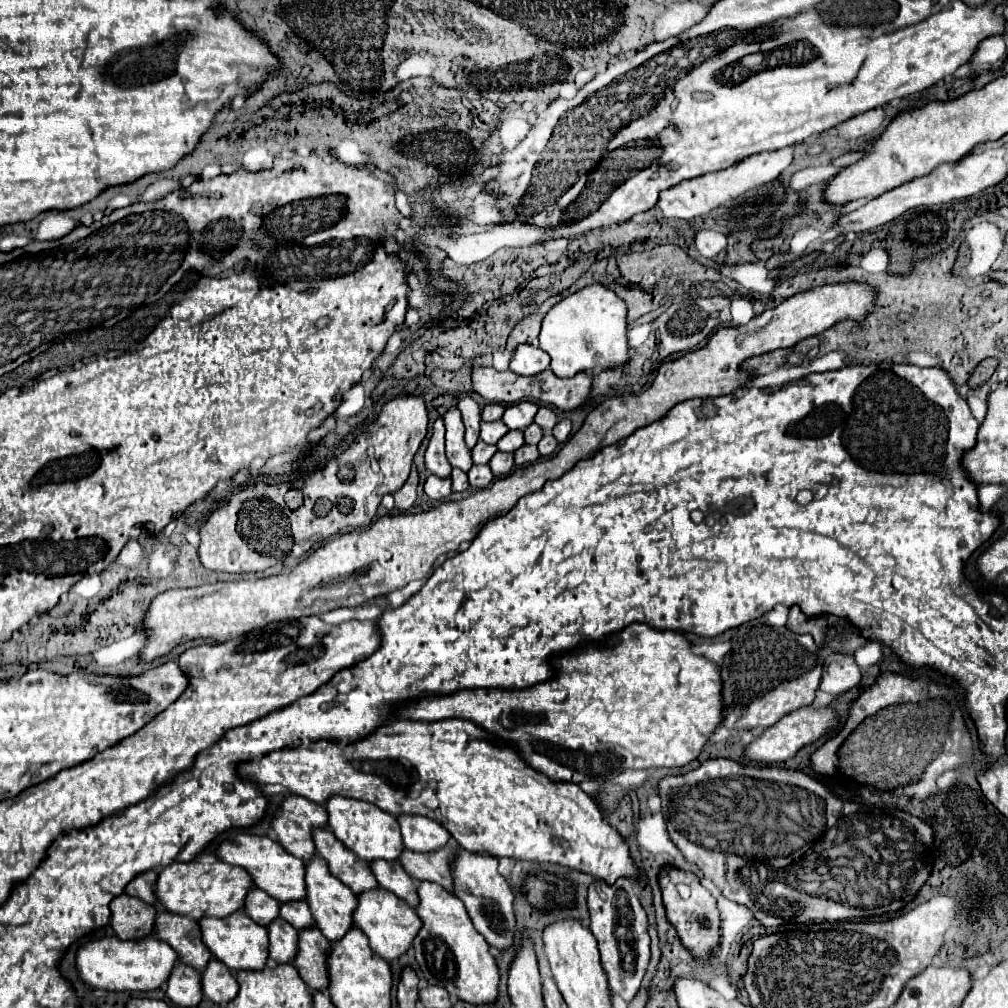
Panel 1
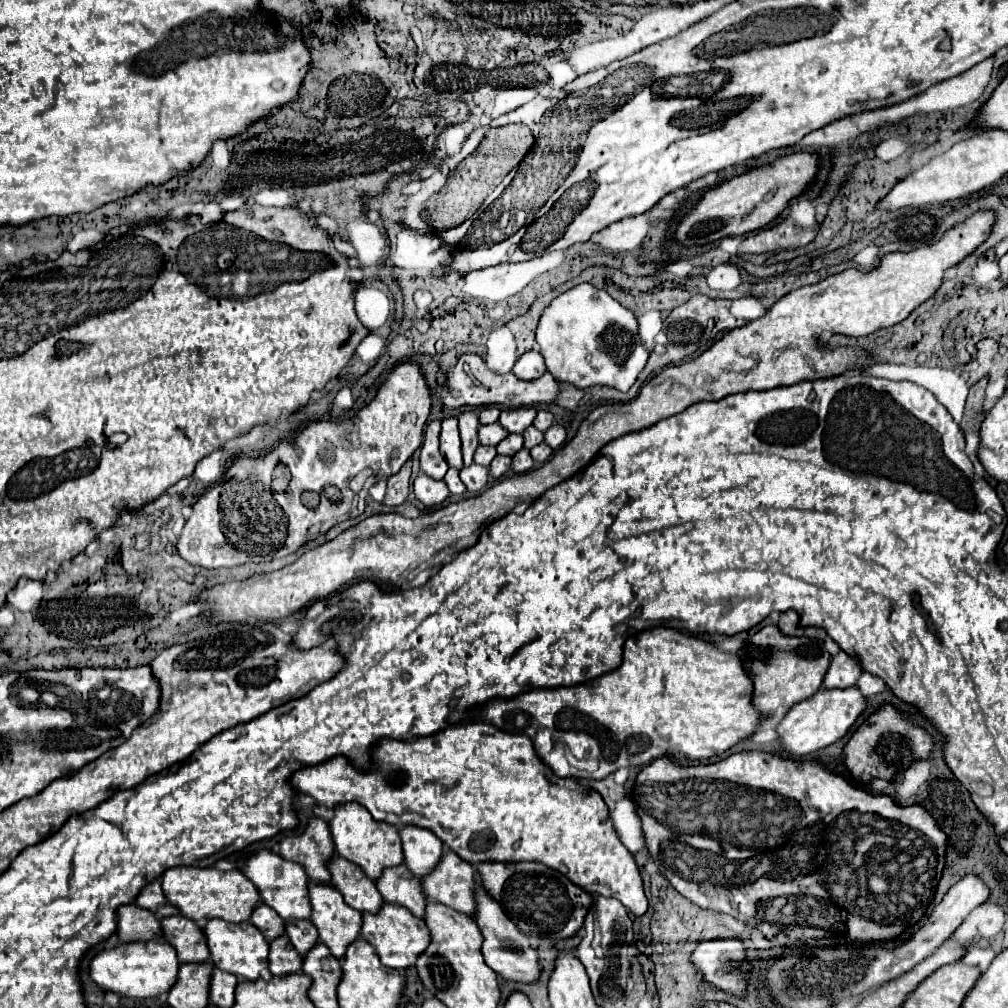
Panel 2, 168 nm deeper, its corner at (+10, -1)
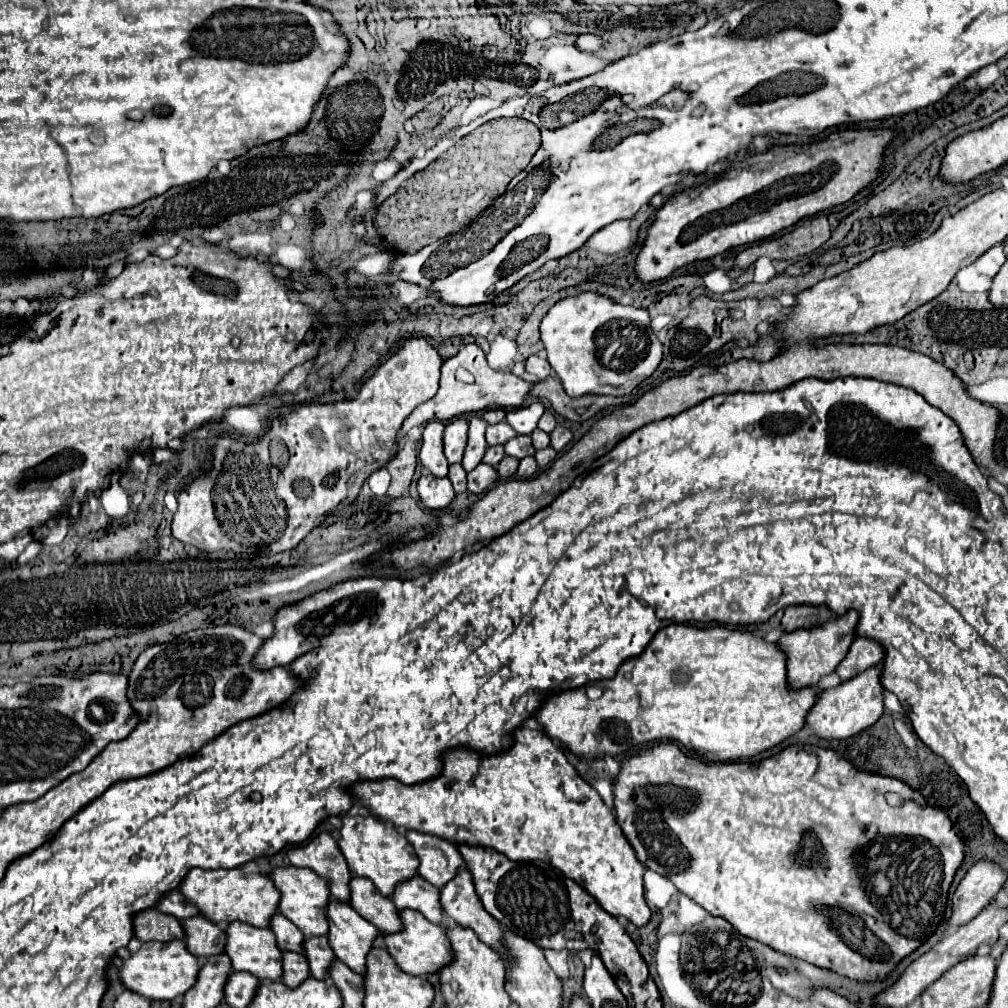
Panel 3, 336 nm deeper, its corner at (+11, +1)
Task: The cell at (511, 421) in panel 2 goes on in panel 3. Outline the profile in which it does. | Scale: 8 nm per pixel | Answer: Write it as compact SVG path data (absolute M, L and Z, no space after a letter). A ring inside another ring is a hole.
M533 402L529 406L521 406L507 412L507 422L517 434L531 434L537 428L541 414L545 412L541 402Z

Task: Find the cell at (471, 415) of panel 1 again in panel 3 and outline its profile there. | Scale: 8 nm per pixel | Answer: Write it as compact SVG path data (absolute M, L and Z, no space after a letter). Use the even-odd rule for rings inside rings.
M473 416L473 418L469 420L469 440L467 440L465 456L463 456L463 462L461 462L467 472L473 470L473 468L481 462L481 458L483 458L483 454L485 454L485 450L487 450L485 428L487 428L487 424L485 424L483 418Z

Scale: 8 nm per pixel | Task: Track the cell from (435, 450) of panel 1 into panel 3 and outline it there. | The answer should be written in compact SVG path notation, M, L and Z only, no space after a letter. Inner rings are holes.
M429 422L423 428L423 438L421 438L421 450L419 450L419 460L421 464L433 474L433 476L447 476L447 458L443 454L443 422Z

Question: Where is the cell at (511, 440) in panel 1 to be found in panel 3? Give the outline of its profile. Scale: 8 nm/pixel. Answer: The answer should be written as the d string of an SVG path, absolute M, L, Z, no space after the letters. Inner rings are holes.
M515 436L513 440L509 440L505 444L505 454L521 460L525 456L533 456L535 454L535 448L531 446L531 438L529 436Z

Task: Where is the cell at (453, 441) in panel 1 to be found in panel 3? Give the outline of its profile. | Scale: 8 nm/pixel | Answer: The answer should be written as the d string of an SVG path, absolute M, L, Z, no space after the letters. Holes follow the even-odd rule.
M461 416L453 422L447 424L445 434L443 434L443 444L445 444L445 456L449 464L461 462L463 450L467 444L467 426L469 426L469 416Z

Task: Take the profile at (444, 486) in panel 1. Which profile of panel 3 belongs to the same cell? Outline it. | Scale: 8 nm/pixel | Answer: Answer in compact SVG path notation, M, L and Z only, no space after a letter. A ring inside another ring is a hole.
M425 474L425 476L419 478L417 492L419 492L423 506L431 508L431 510L449 506L449 502L455 496L455 490L453 490L449 478L437 478L437 476L431 476L431 474Z

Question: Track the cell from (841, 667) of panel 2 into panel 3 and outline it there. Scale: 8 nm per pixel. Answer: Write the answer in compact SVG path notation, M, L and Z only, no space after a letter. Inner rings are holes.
M855 638L845 658L835 668L841 680L851 680L853 676L865 672L871 666L877 666L883 660L883 648L869 638Z

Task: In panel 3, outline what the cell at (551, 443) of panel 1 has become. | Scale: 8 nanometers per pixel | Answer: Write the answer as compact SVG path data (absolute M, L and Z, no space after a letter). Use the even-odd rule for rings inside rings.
M551 446L535 452L535 460L537 460L537 464L539 464L541 468L547 468L555 458L557 458L557 452L555 452Z

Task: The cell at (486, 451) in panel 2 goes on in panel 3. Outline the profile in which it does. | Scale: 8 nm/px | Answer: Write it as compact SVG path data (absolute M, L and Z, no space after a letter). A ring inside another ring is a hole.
M489 446L487 452L485 452L485 456L483 456L483 462L485 464L491 464L491 466L497 466L503 456L505 456L503 446Z

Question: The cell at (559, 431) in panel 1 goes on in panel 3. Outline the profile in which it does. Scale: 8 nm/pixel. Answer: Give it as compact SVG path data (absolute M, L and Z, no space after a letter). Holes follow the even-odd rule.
M557 426L549 436L551 436L551 446L553 446L557 452L563 450L563 448L571 442L571 438L573 438L571 432L569 432L567 428L563 428L563 426Z

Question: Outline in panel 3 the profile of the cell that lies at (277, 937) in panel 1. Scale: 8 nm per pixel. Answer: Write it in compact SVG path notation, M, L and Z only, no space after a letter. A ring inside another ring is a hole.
M291 950L283 952L283 984L297 988L309 976L309 964L303 954L293 954Z

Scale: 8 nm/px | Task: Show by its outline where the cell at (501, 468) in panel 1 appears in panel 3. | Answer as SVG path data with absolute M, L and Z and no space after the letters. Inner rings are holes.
M505 456L499 464L497 464L497 474L499 474L499 478L509 478L509 476L513 476L515 474L515 470L517 470L517 466L519 466L519 460L517 458L513 458L513 456Z

